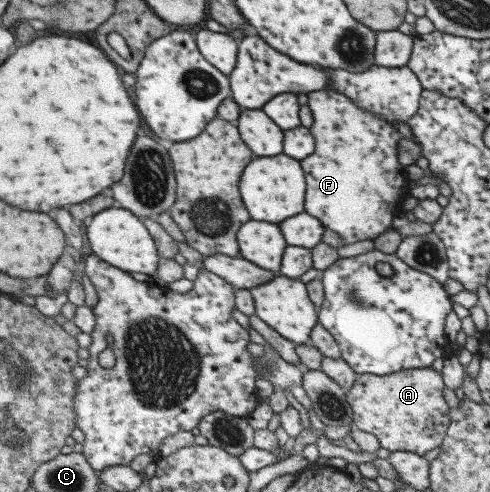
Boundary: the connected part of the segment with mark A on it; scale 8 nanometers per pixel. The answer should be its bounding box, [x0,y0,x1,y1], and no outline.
[345,366,450,456]

